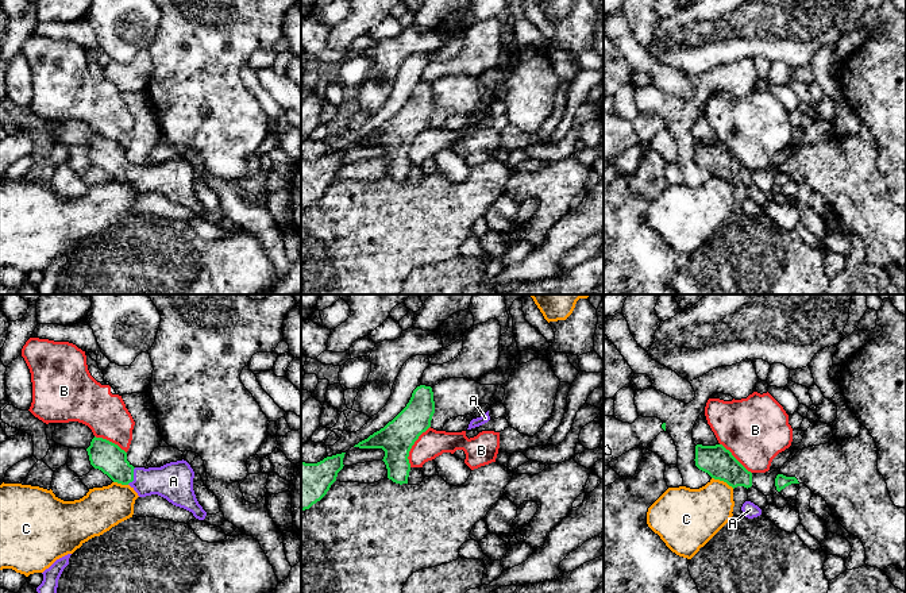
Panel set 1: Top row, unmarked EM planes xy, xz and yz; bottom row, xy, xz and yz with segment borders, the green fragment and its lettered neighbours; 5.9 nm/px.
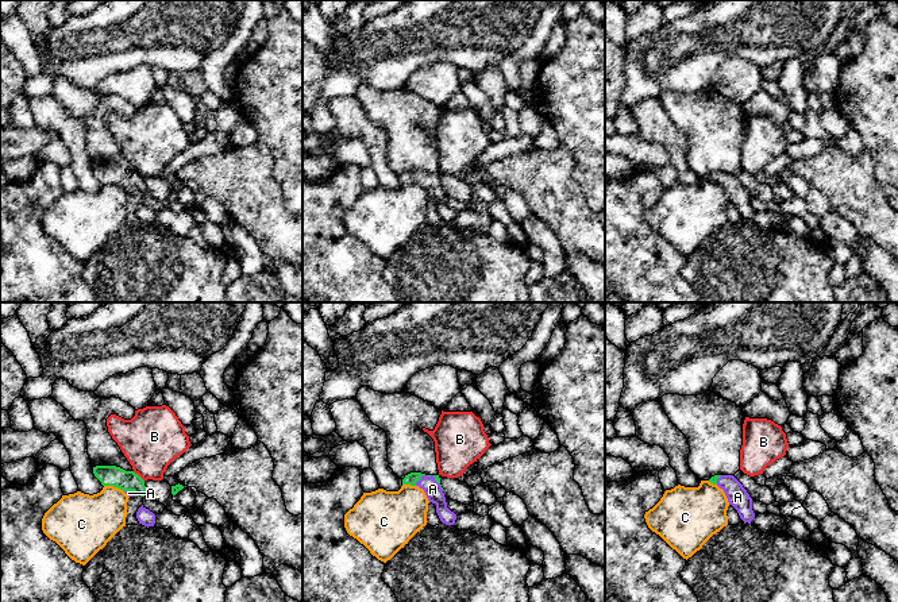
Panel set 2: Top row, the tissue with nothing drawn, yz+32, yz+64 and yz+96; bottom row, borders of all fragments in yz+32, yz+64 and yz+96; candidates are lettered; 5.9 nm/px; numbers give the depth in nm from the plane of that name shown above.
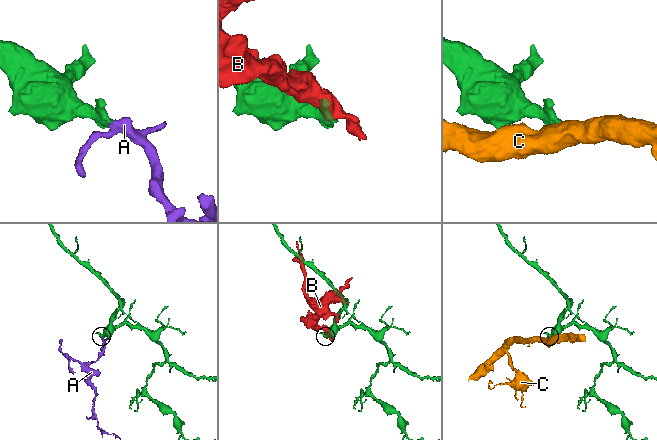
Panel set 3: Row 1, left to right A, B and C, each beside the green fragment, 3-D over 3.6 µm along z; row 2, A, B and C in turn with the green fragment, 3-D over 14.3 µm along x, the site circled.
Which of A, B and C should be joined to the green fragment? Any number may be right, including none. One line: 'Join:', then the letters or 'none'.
Join: A

